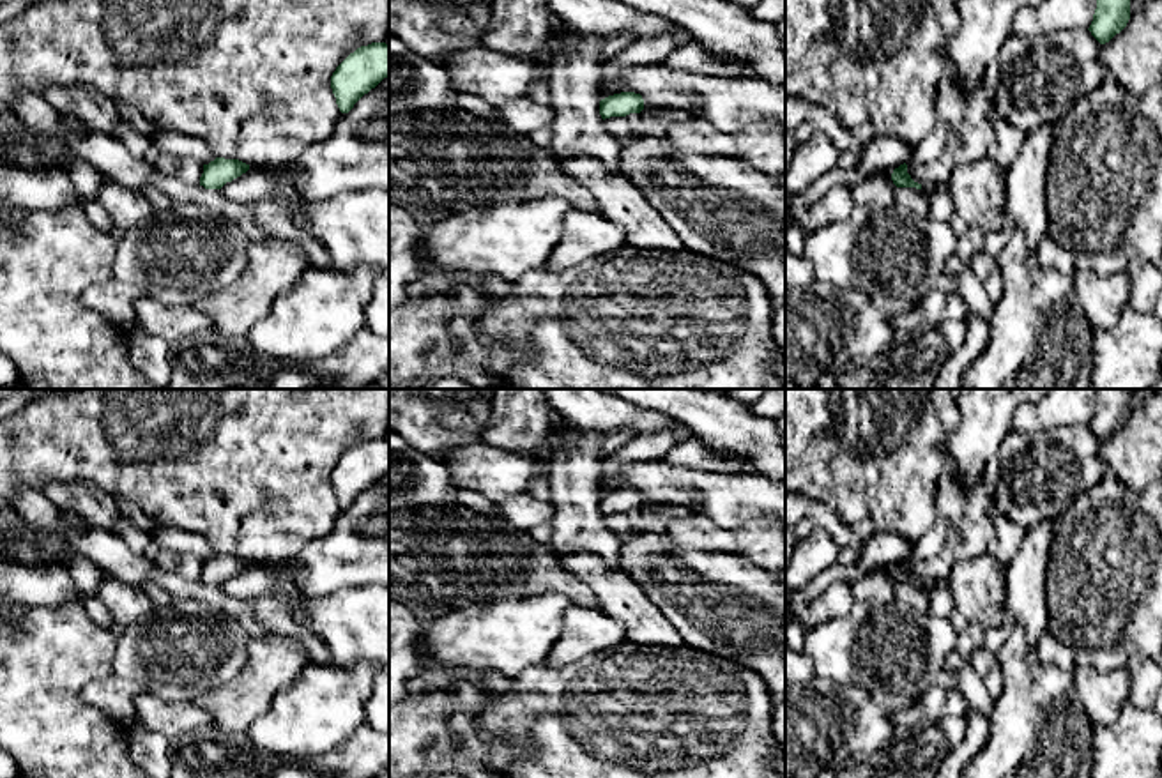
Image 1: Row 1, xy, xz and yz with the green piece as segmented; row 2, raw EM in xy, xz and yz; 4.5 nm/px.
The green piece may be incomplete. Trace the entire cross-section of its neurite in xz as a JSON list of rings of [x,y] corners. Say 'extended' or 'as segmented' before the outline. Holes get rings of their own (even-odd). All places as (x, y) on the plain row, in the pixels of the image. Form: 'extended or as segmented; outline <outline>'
as segmented; outline [[[621,488],[600,497],[601,515],[626,513],[630,509],[640,509],[644,506],[644,495],[635,488]]]

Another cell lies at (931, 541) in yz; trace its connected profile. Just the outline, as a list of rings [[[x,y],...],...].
[[[950,470],[943,472],[936,490],[936,511],[937,518],[934,527],[927,530],[916,543],[909,559],[914,564],[921,564],[936,555],[944,545],[948,530],[959,522],[964,509],[966,492],[959,484],[957,477]]]

